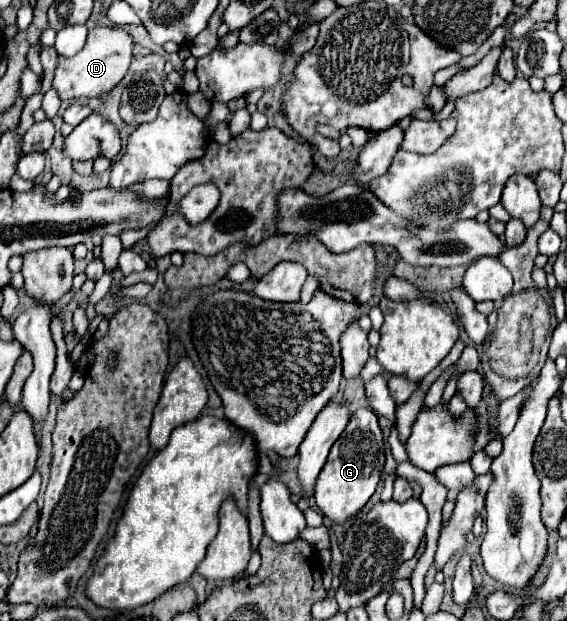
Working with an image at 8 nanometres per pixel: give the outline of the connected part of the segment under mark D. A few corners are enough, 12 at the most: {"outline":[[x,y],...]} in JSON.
{"outline":[[89,30],[77,56],[59,56],[59,98],[109,92],[131,66],[131,34]]}

